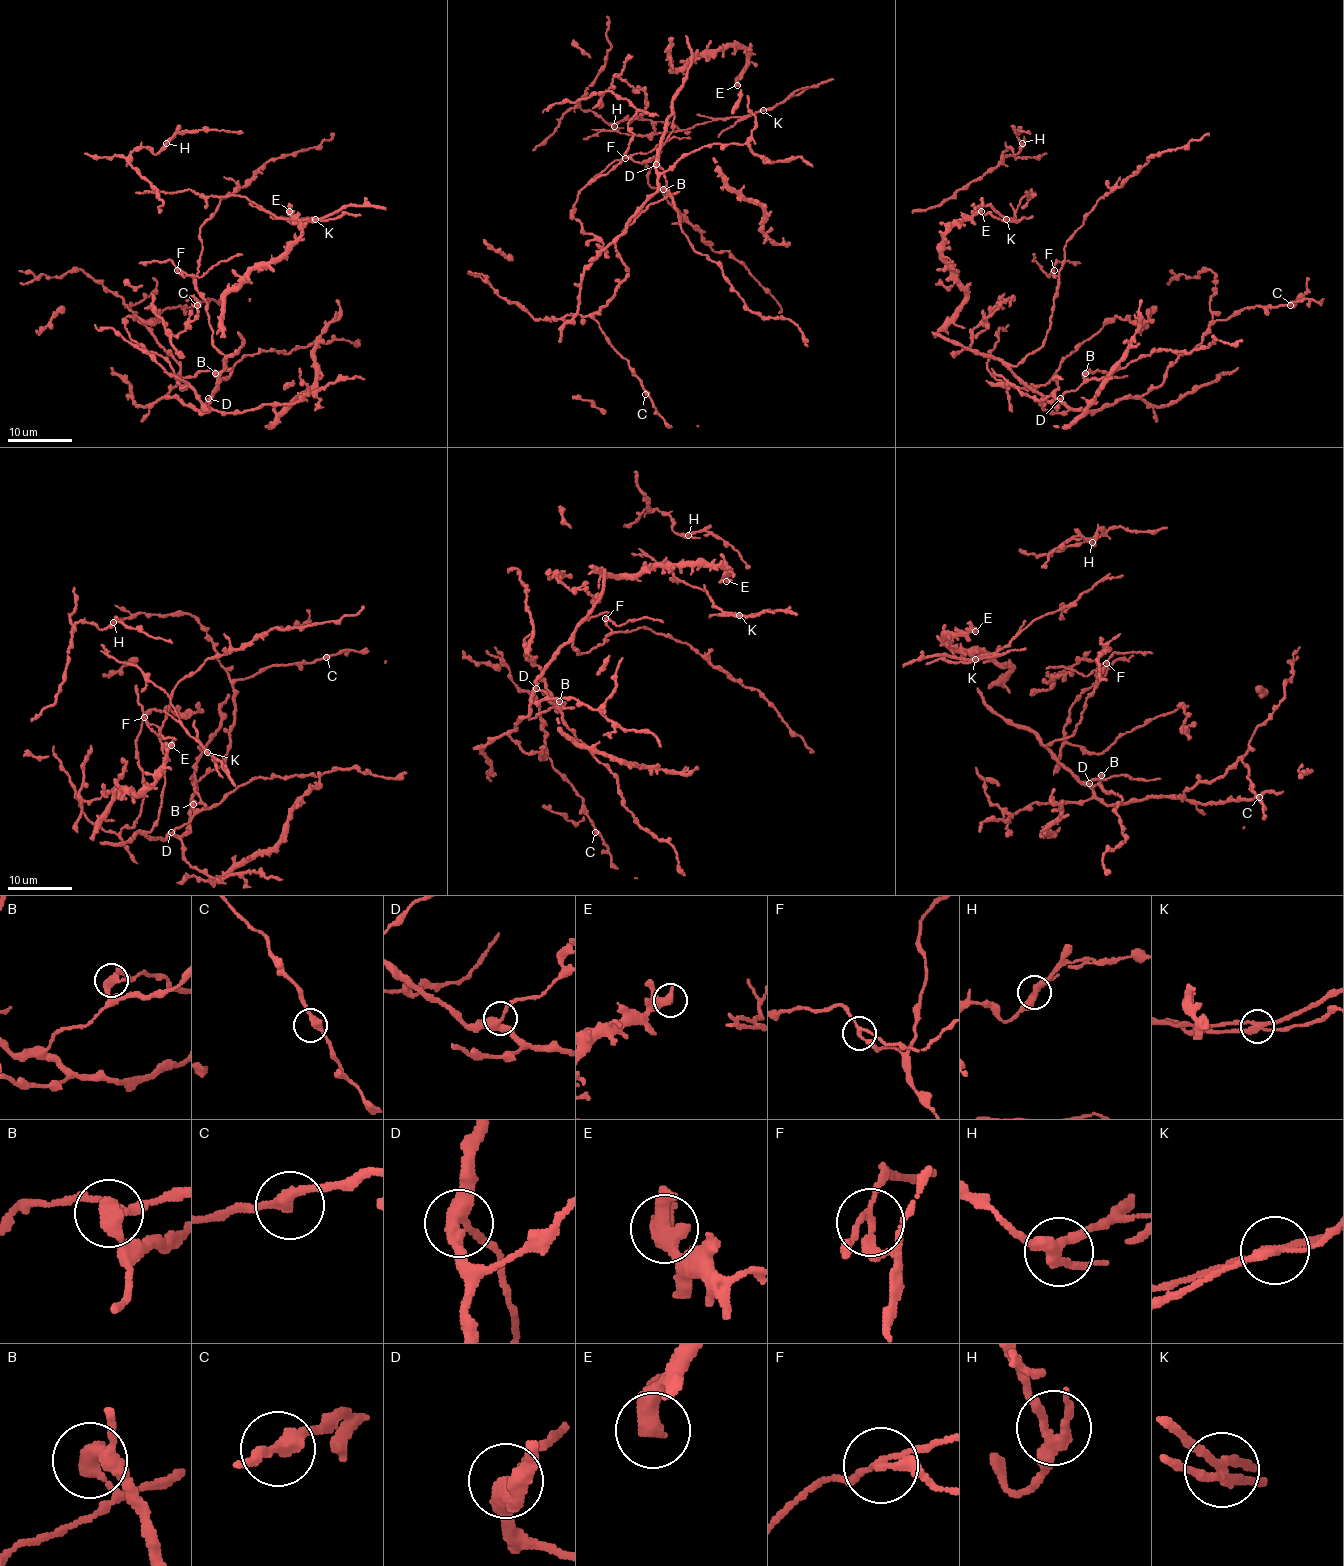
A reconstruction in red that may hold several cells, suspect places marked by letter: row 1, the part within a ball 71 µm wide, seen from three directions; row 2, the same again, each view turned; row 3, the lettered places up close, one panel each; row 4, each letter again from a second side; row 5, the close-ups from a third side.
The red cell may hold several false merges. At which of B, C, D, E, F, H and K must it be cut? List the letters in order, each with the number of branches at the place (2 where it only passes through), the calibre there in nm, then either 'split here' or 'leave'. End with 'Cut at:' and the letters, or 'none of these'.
B: 2 | 420 nm | split here
C: 2 | 320 nm | leave
D: 3 | 380 nm | leave
E: 2 | 420 nm | leave
F: 3 | 180 nm | split here
H: 3 | 320 nm | leave
K: 3 | 240 nm | split here
Cut at: B, F, K

